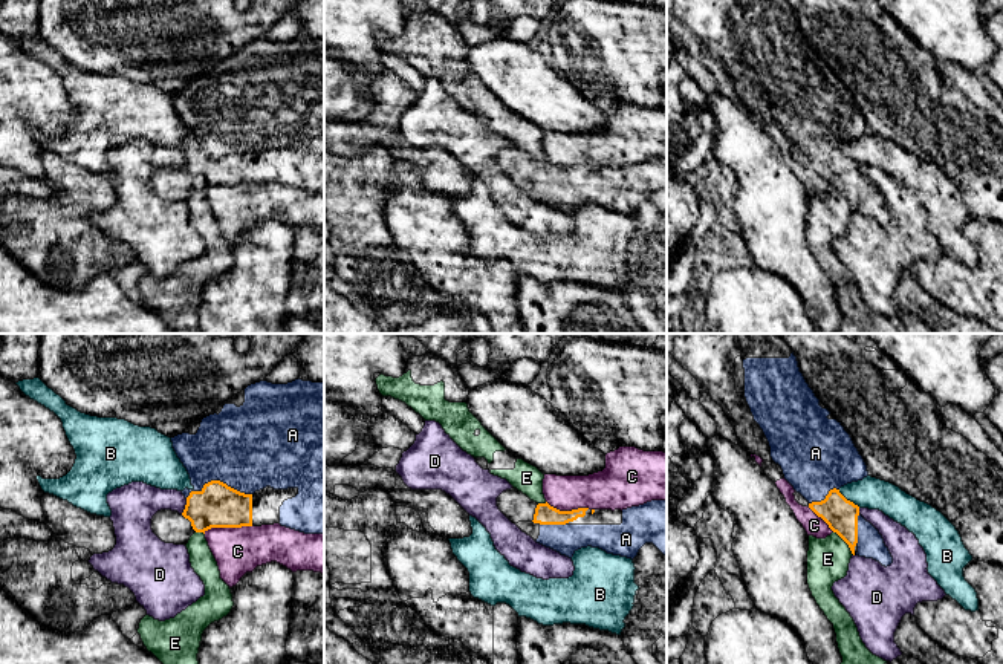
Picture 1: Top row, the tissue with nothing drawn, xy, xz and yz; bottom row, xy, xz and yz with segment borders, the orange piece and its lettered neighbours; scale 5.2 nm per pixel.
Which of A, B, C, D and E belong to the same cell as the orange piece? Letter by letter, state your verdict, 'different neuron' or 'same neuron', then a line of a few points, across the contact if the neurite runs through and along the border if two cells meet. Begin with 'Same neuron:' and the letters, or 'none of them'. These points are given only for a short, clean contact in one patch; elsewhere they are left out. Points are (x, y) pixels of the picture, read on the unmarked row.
Same neuron: A
A: same neuron
B: different neuron | yz (838, 147), (860, 164)
C: different neuron
D: different neuron
E: different neuron | yz (834, 188), (853, 211)

